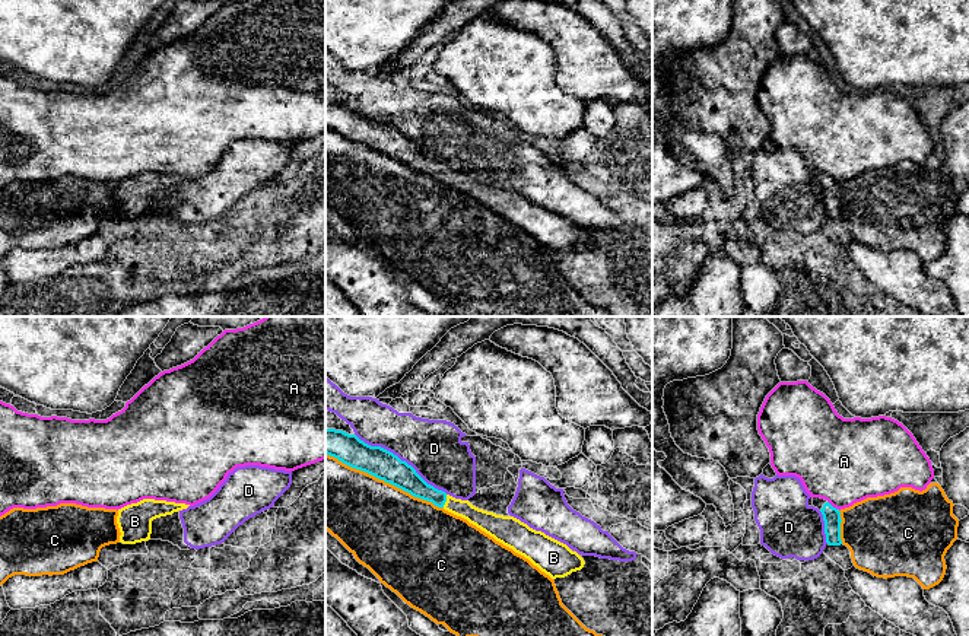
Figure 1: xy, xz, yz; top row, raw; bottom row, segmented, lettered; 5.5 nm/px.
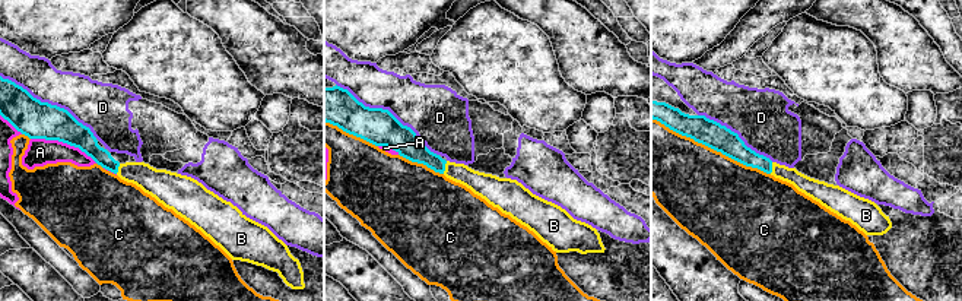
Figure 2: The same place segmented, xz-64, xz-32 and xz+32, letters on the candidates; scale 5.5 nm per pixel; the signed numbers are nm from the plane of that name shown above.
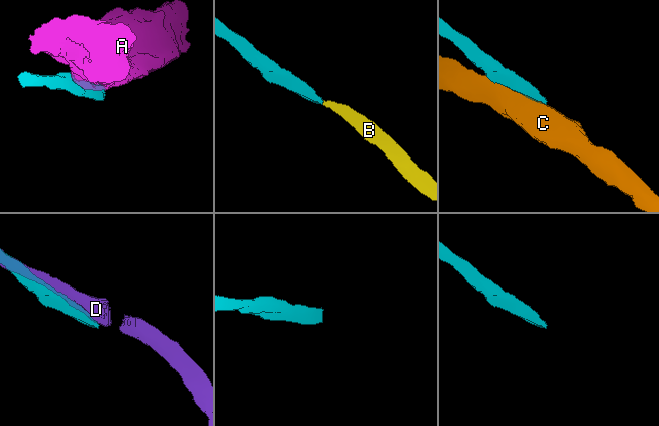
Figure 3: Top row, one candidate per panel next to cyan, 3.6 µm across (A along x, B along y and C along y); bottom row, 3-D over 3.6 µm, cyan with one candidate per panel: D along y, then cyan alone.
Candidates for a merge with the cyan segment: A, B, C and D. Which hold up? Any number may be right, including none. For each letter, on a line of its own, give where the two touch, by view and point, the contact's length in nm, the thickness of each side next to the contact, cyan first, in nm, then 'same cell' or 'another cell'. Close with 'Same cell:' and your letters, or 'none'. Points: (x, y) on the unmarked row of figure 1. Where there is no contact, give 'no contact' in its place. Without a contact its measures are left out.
A: meets cyan in yz at (832, 180); contact 90 nm long; 100 nm thick on the cyan side, 460 nm on the other; another cell
B: meets cyan in xz at (445, 174); contact 80 nm long; 130 nm thick on the cyan side, 110 nm on the other; same cell
C: meets cyan in xz at (384, 153); contact 700 nm long; 160 nm thick on the cyan side, 460 nm on the other; another cell
D: meets cyan in xz at (400, 133); contact 600 nm long; 160 nm thick on the cyan side, 320 nm on the other; another cell
Same cell: B

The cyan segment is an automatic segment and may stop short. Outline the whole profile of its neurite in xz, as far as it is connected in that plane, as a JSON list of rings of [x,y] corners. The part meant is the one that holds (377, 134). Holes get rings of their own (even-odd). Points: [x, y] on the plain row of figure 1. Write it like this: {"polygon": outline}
{"polygon": [[[325,102],[325,127],[467,193],[496,214],[528,232],[552,252],[565,251],[585,238],[584,232],[566,217],[530,201],[514,190],[479,182],[468,174],[455,172],[435,162],[406,134],[381,120],[365,117],[356,108]]]}

